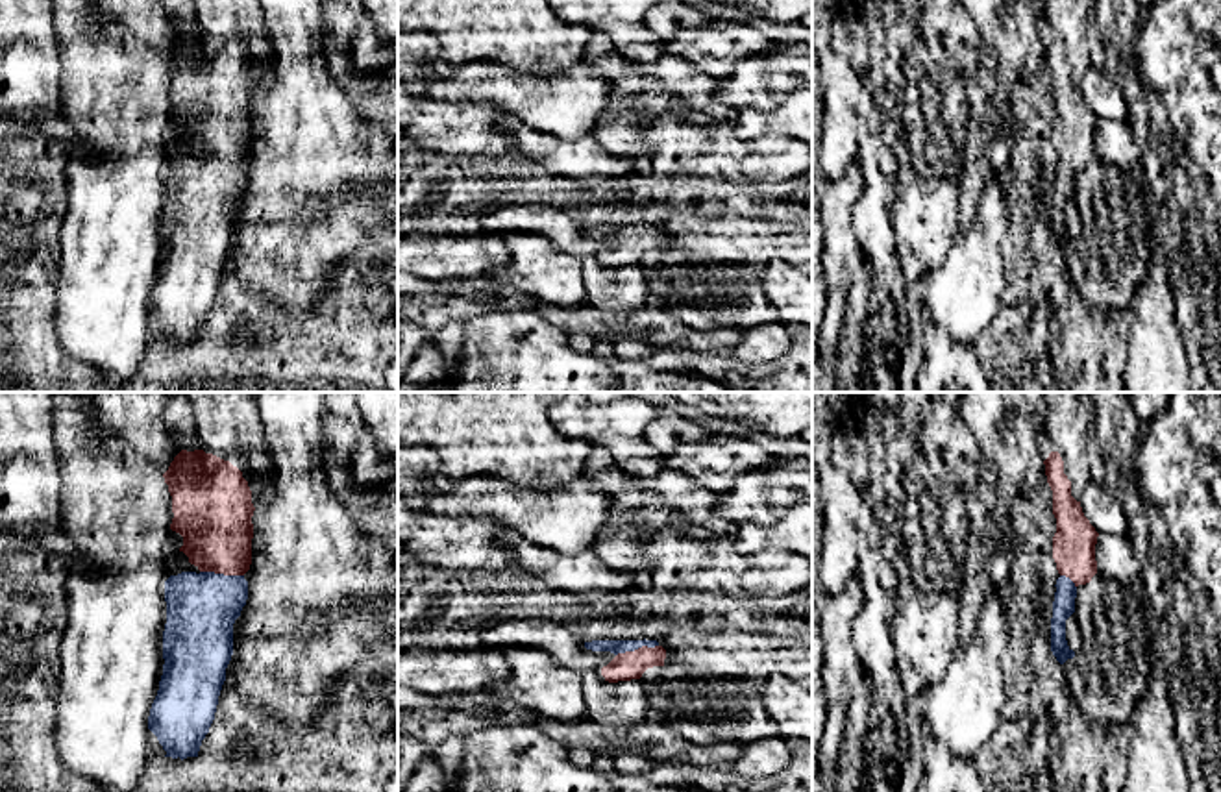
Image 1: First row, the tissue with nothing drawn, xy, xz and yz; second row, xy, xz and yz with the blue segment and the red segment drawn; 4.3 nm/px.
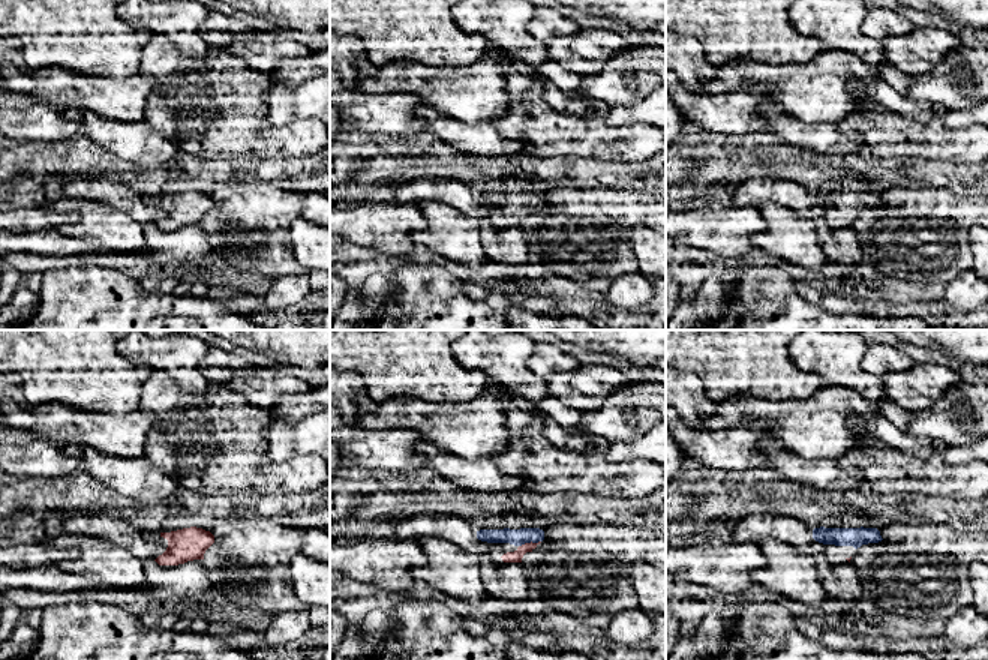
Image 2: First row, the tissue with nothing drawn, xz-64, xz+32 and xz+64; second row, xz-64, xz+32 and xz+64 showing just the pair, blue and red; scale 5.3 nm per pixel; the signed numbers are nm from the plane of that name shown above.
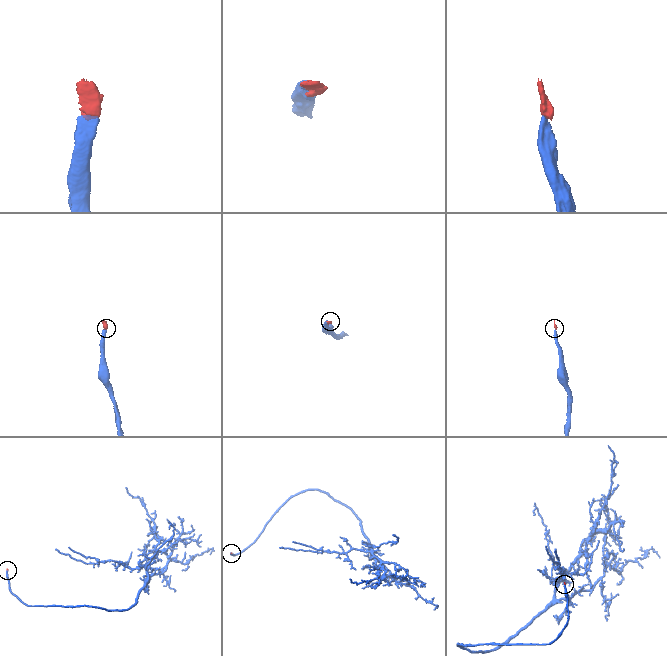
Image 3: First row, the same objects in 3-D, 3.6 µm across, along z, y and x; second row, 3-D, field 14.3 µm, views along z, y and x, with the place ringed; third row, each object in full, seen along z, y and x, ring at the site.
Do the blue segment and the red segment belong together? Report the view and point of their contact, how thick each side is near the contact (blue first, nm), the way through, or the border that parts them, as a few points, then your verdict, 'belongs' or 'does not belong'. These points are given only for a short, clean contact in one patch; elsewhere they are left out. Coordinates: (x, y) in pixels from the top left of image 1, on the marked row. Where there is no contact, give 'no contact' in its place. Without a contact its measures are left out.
xy (222, 574) | 300/320 nm | across xy (202, 607), (221, 589), (222, 574), (215, 519) | belongs

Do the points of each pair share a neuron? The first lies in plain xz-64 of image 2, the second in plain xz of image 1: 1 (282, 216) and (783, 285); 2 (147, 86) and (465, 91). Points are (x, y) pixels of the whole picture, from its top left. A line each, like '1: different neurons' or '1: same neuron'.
1: different neurons
2: same neuron

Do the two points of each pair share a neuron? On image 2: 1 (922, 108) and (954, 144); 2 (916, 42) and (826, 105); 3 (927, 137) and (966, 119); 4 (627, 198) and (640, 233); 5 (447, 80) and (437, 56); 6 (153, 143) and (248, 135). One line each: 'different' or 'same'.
1: different
2: different
3: different
4: different
5: different
6: different

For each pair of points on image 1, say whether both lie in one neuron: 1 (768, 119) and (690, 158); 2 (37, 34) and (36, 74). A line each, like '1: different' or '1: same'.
1: different
2: same

